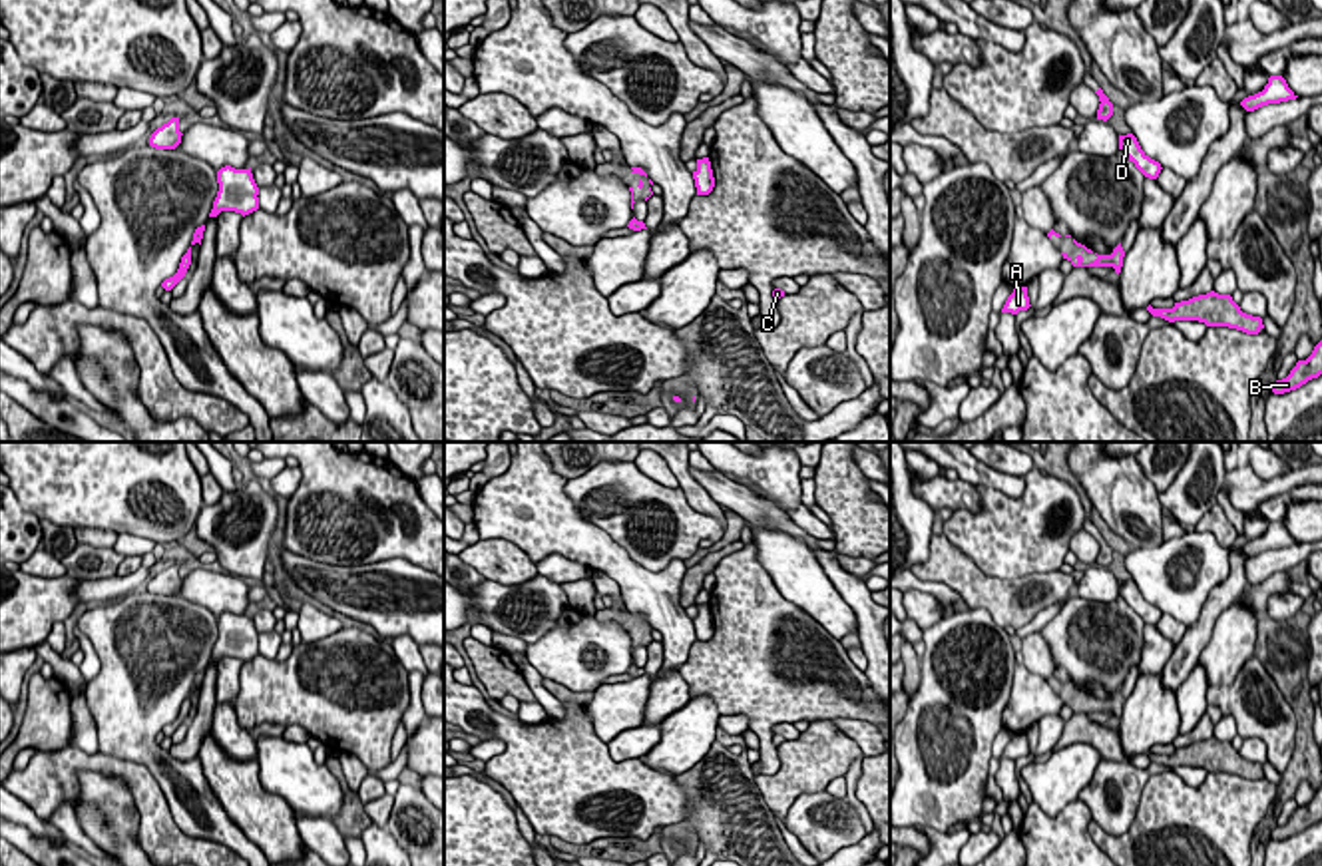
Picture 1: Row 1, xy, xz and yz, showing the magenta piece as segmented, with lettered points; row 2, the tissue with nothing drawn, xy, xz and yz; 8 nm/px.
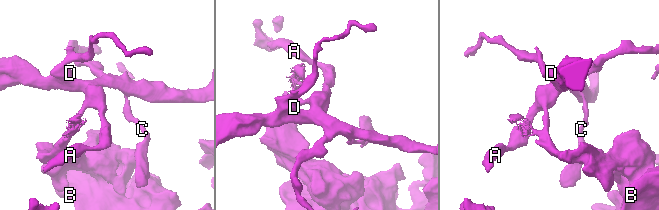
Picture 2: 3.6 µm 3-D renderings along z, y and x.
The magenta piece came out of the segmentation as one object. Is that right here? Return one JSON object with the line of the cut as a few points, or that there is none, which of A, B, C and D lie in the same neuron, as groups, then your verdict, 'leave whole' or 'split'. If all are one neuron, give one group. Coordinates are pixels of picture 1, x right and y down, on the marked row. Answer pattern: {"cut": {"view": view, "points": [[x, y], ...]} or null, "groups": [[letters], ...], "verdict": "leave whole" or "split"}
{"cut": {"view": "xz", "points": [[634, 219], [636, 229]]}, "groups": [["A", "C", "D"], ["B"]], "verdict": "split"}

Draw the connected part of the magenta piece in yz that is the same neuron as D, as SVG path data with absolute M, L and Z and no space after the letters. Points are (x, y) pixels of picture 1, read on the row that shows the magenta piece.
M1133 133L1119 135L1119 149L1125 151L1129 161L1135 163L1135 167L1149 179L1157 179L1161 173L1161 163L1151 159L1139 145L1137 137Z

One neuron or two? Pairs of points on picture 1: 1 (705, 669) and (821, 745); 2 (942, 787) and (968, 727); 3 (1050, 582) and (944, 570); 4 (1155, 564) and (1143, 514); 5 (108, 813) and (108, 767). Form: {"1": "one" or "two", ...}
{"1": "two", "2": "one", "3": "one", "4": "two", "5": "two"}

